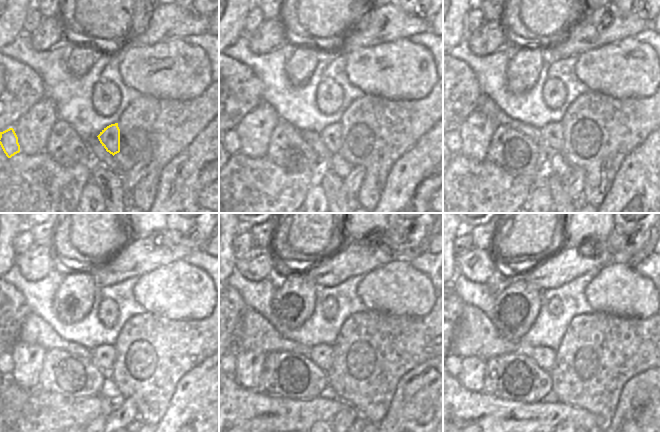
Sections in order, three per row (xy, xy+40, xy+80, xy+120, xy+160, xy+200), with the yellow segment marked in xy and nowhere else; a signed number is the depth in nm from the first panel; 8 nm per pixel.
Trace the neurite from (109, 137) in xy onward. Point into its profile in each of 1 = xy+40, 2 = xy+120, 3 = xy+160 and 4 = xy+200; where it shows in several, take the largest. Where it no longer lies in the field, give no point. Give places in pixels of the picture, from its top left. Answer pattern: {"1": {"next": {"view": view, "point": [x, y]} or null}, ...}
{"1": {"next": {"view": "xy+40", "point": [331, 136]}}, "2": {"next": {"view": "xy+120", "point": [103, 357]}}, "3": {"next": {"view": "xy+160", "point": [322, 355]}}, "4": {"next": {"view": "xy+200", "point": [545, 357]}}}

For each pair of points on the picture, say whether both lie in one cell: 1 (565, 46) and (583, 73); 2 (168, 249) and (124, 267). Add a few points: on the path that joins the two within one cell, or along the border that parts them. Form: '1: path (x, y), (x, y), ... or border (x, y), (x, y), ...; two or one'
1: border (599, 46), (577, 55); two
2: path (157, 250), (135, 258); one

